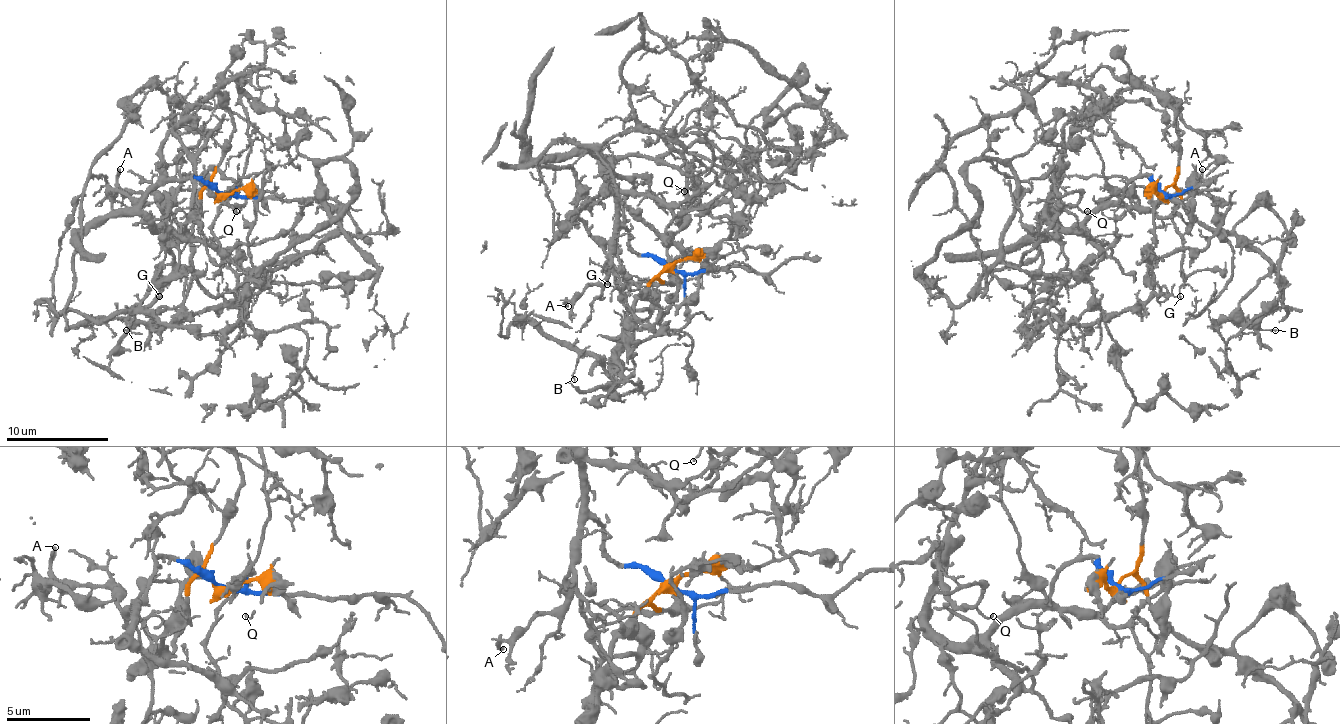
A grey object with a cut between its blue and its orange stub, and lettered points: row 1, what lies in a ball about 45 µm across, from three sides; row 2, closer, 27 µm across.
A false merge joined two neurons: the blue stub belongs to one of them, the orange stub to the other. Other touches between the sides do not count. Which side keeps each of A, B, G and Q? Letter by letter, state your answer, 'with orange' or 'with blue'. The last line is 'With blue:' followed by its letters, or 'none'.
A: with blue
B: with orange
G: with blue
Q: with blue
With blue: A, G, Q

